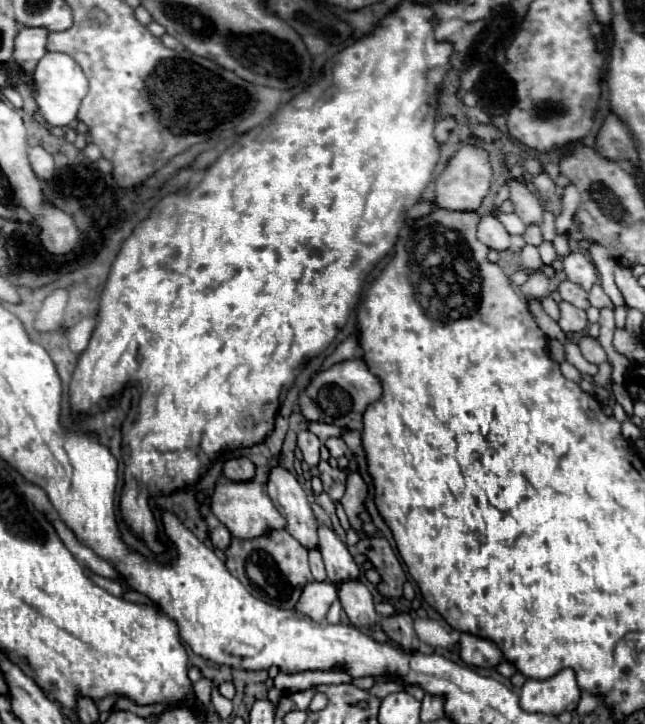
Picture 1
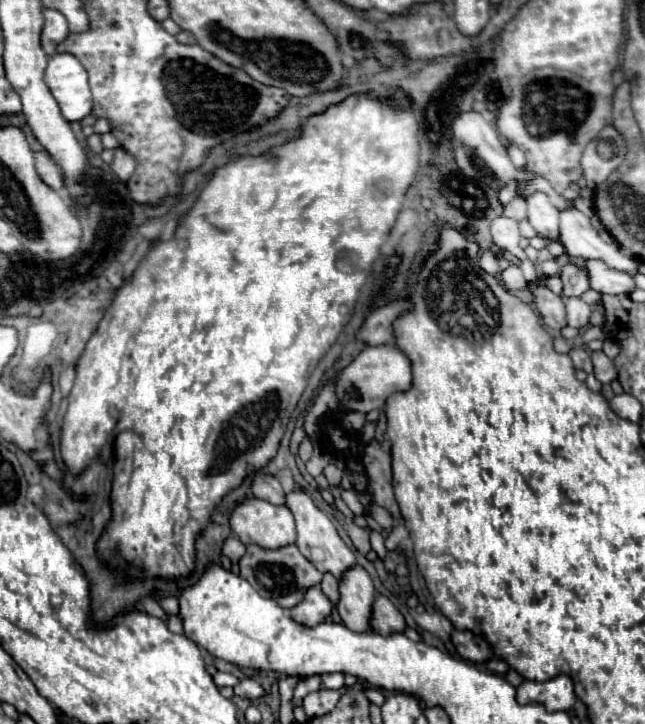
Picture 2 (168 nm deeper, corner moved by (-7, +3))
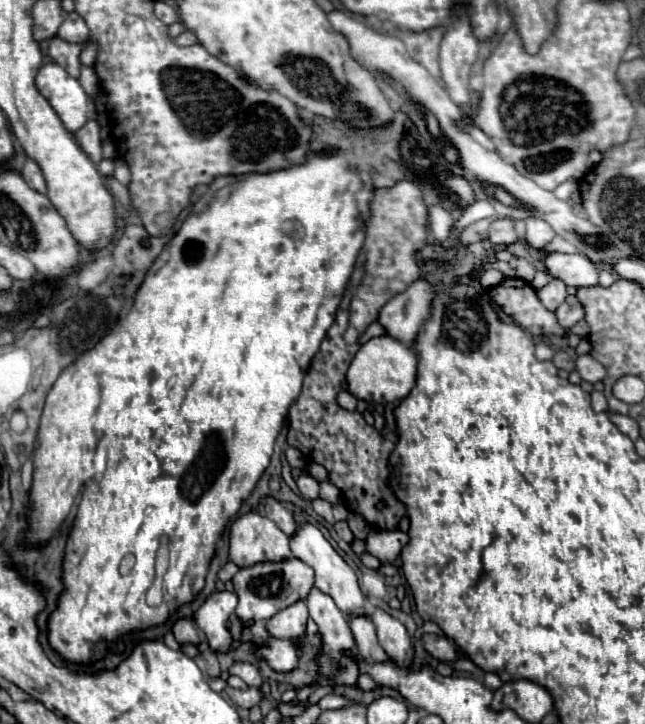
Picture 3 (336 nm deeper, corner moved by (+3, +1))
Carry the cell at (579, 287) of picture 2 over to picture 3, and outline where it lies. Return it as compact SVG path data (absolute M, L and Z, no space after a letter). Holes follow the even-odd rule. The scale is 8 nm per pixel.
M552 279L548 285L544 285L540 291L538 291L538 297L542 301L542 305L550 311L556 311L556 307L568 297L568 287L564 281L558 281L558 279Z

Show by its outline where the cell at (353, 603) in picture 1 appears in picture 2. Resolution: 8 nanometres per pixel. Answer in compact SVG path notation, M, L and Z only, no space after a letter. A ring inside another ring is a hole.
M378 595L374 601L372 609L372 629L380 635L392 635L392 633L402 633L406 629L406 621L402 613L390 603L388 597Z

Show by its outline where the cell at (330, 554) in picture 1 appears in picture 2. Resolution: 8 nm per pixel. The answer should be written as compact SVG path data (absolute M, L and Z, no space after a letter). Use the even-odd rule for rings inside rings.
M354 565L348 569L340 583L340 603L338 603L338 615L342 623L350 631L370 631L370 615L372 615L372 603L374 603L374 585L368 573Z

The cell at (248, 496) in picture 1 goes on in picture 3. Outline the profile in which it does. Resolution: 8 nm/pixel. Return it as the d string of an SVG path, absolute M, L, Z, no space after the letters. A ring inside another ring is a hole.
M250 511L230 527L230 561L248 567L260 561L280 561L292 557L288 537L274 521Z

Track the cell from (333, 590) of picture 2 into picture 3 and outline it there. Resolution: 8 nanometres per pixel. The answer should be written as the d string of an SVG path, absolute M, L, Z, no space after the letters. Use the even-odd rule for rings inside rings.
M316 587L310 591L306 603L308 603L310 617L316 621L318 631L320 631L320 635L322 635L322 655L320 655L322 671L320 671L320 673L322 673L328 681L332 681L334 685L336 685L336 683L356 685L356 679L358 679L358 675L360 675L360 673L358 673L358 667L356 667L356 663L354 663L352 659L348 659L348 657L342 655L344 649L354 649L354 637L352 637L350 627L348 627L348 623L346 623L346 615L336 607L336 603L334 603L334 599L332 599L330 595L322 593L322 591L316 589Z

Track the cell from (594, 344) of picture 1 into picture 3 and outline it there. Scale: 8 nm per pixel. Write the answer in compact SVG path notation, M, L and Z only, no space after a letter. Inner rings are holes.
M582 355L576 359L576 371L580 373L580 377L588 383L596 383L602 381L606 375L606 369L592 357L592 355Z

